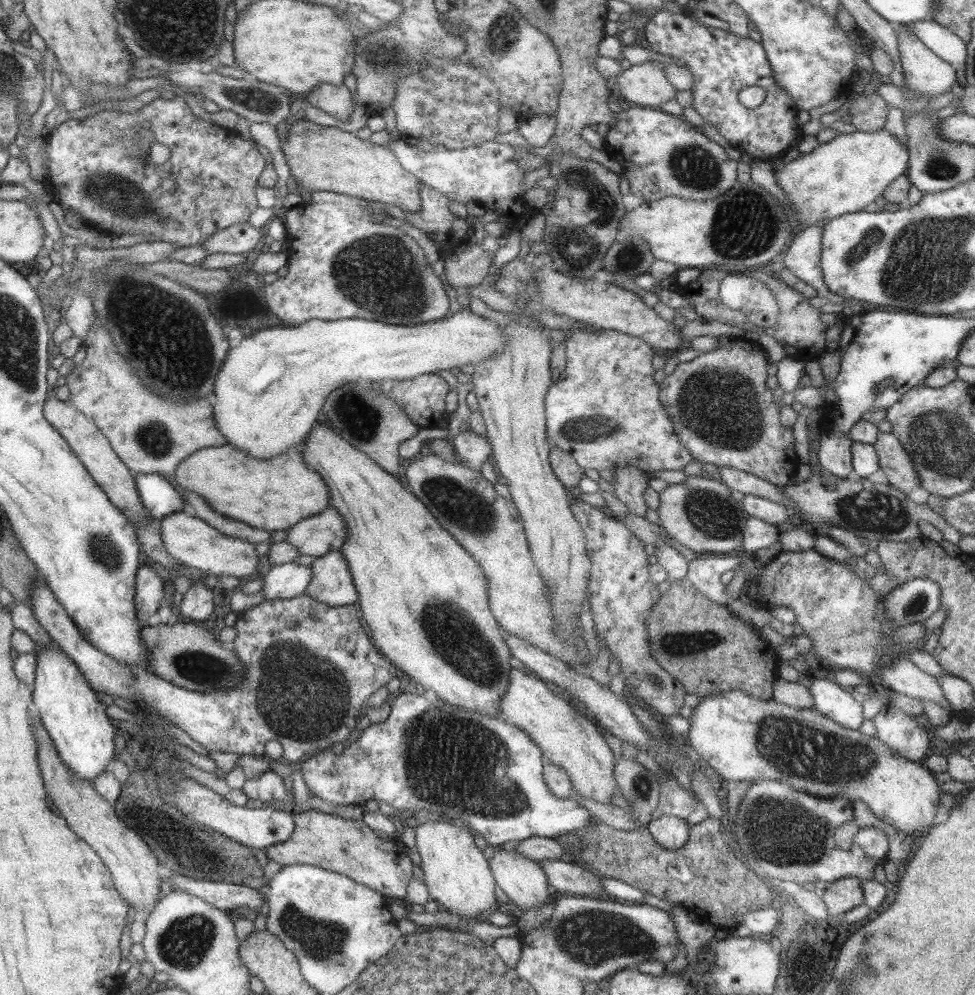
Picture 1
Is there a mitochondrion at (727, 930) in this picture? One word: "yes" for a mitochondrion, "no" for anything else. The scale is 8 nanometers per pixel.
no

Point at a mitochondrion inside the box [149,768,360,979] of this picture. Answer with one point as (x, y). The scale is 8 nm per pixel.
(184, 943)

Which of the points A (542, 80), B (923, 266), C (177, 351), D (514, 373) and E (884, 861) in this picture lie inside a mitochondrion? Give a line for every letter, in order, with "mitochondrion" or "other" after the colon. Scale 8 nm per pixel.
A: other
B: mitochondrion
C: mitochondrion
D: other
E: other

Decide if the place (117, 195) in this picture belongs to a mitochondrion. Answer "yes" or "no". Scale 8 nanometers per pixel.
yes

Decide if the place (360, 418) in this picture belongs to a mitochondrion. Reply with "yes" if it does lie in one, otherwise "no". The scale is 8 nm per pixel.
yes

